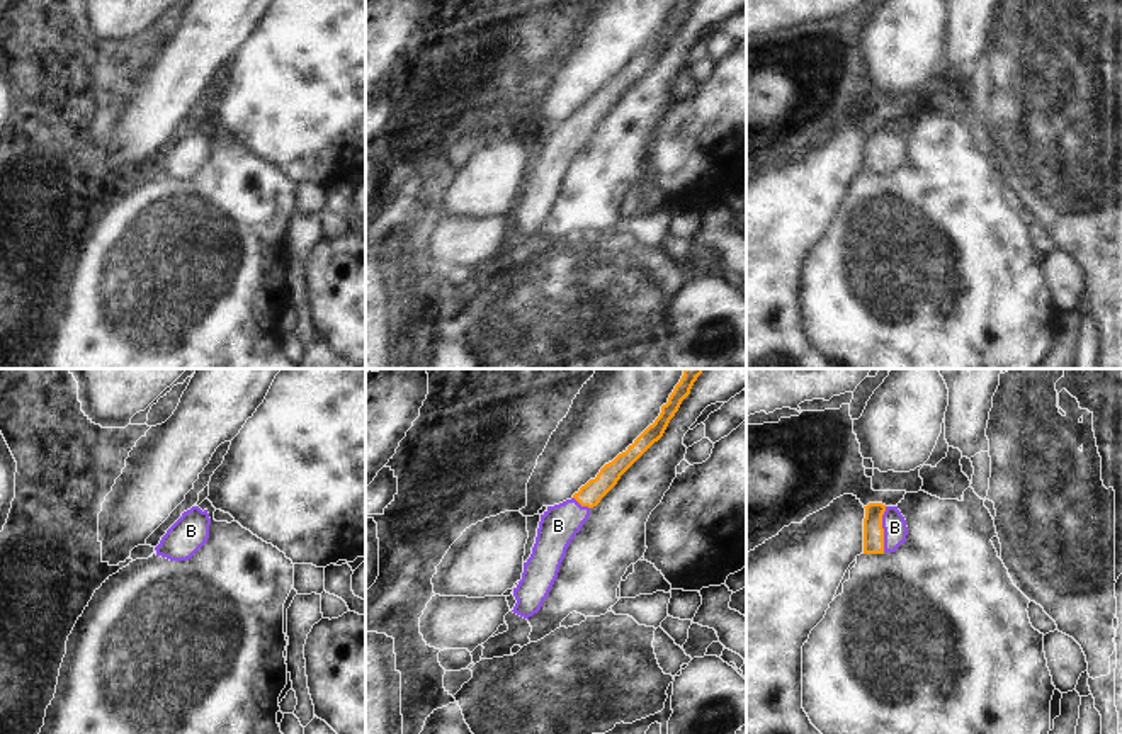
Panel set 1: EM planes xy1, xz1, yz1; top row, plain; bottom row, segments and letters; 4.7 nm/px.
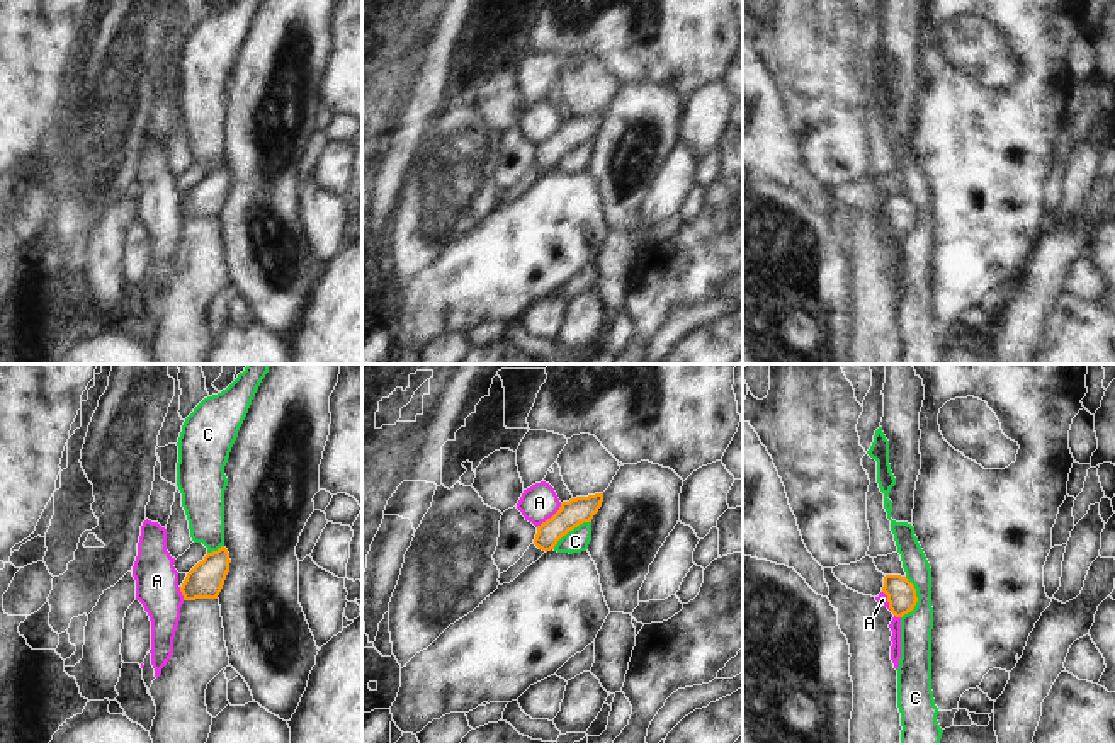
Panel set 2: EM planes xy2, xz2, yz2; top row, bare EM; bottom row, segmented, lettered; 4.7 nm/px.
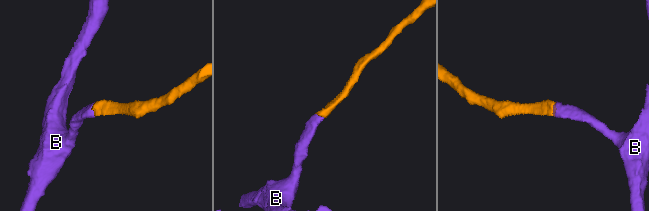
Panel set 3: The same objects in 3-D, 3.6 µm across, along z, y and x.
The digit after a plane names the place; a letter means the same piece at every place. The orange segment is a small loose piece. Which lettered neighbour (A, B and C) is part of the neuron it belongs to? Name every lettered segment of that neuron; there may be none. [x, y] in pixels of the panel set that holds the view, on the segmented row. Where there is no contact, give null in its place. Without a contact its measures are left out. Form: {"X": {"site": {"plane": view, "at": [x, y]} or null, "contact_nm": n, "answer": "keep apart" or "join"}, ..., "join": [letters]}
{"A": {"site": {"plane": "xz2", "at": [551, 517]}, "contact_nm": 170, "answer": "keep apart"}, "B": {"site": {"plane": "yz1", "at": [883, 529]}, "contact_nm": 220, "answer": "join"}, "C": {"site": {"plane": "yz2", "at": [916, 599]}, "contact_nm": 200, "answer": "keep apart"}, "join": ["B"]}

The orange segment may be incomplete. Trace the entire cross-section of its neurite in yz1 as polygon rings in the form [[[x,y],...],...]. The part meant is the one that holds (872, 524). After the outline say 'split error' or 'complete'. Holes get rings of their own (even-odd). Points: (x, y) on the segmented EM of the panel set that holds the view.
[[[869,503],[864,508],[864,554],[894,552],[906,542],[908,527],[898,506]]]; split error

